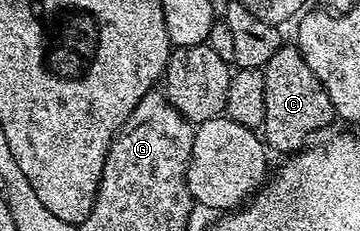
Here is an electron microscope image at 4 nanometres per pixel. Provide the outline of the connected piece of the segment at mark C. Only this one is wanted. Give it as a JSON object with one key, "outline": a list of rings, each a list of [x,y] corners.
{"outline":[[[280,44],[277,52],[269,56],[262,72],[265,80],[265,120],[261,127],[261,137],[264,143],[272,151],[280,150],[283,154],[302,151],[309,139],[326,131],[330,127],[327,125],[331,118],[336,117],[329,92],[323,87],[321,80],[317,80],[313,68],[305,64],[303,54],[295,44]]]}

